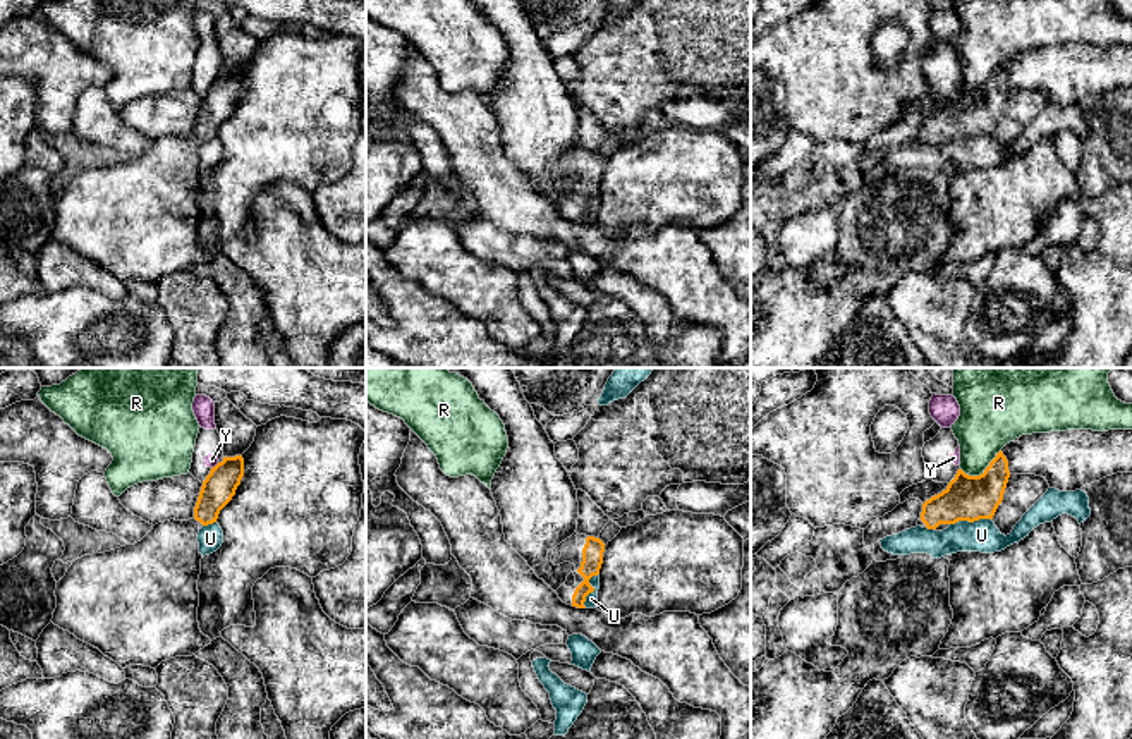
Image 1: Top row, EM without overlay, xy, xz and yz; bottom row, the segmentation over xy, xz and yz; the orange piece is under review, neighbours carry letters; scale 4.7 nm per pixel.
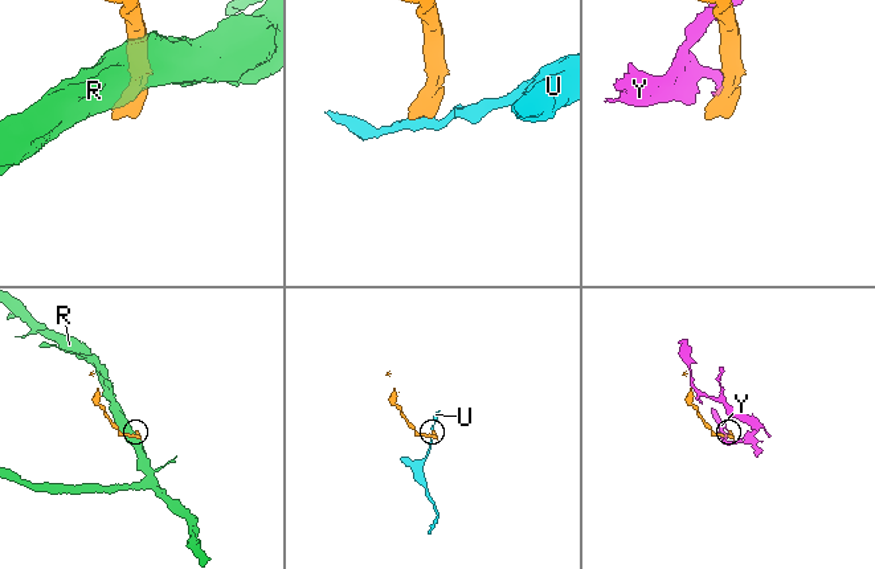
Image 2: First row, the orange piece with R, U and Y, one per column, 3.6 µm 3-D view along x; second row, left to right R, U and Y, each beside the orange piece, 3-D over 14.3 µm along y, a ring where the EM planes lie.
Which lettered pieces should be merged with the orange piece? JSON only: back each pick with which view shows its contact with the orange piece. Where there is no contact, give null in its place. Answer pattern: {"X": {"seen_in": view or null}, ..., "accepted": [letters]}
{"accepted": []}

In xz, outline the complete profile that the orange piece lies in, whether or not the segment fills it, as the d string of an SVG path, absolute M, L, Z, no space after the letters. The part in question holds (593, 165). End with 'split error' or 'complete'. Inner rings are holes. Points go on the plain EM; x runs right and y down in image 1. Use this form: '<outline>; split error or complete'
M574 148L553 163L551 177L555 180L563 177L575 180L575 186L570 187L567 196L557 205L557 210L563 218L586 223L586 211L594 206L589 194L599 189L603 167L605 158L599 153L579 148Z; split error

